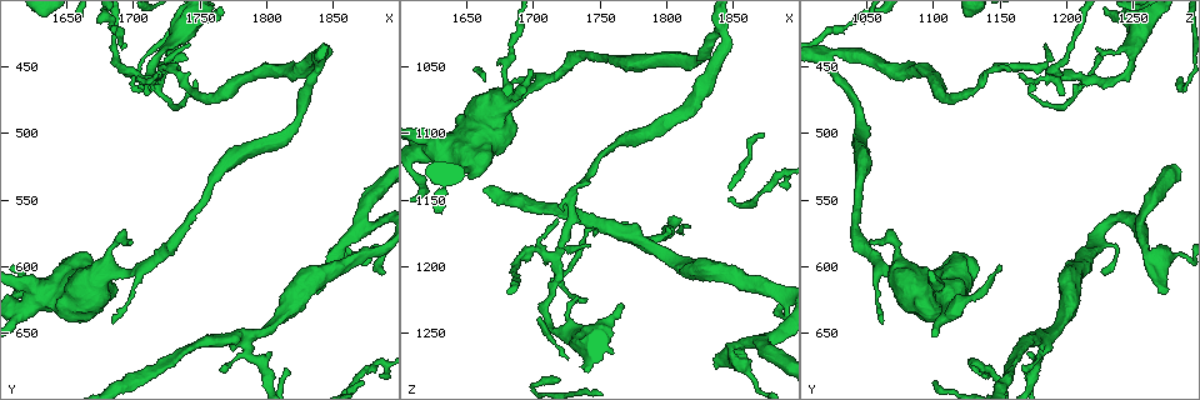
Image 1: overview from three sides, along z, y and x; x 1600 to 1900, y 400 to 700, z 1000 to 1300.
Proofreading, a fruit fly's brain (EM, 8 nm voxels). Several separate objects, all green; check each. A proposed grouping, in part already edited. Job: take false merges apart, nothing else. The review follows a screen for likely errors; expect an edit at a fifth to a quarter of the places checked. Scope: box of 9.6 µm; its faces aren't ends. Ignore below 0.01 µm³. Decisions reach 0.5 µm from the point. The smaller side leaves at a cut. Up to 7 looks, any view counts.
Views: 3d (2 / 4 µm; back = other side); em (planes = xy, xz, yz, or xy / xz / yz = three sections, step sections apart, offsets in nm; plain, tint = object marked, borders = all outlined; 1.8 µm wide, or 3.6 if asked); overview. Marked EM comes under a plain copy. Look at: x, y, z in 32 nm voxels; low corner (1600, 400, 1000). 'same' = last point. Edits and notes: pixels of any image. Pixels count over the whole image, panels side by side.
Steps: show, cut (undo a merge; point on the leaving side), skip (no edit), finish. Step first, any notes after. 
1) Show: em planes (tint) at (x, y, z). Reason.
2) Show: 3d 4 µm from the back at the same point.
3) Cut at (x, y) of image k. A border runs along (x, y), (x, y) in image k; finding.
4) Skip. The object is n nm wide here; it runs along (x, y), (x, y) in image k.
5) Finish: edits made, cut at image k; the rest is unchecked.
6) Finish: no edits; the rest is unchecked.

Show: em xy step 16 (tint) at (1720, 460, 1210). Sharp bend.

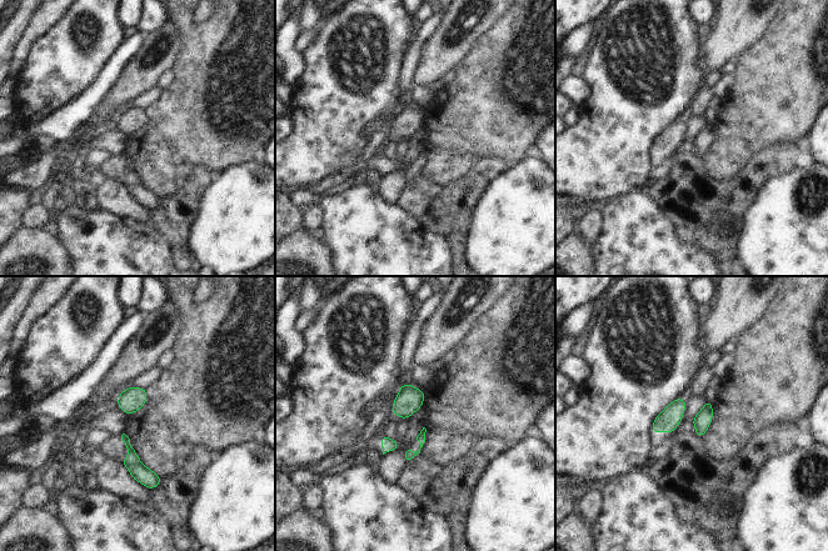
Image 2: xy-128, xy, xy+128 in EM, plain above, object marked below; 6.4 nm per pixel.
Show: em planes (tint) at the same point.

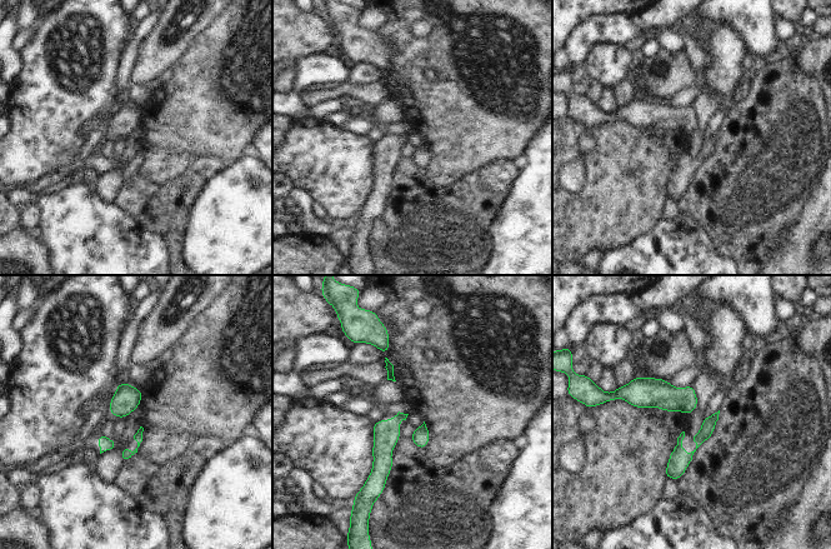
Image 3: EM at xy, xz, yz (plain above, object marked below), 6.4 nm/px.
Skip. It runs along (400, 415), (384, 440), (381, 483) in image 3; one neuron here.

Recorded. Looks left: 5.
Show: 3d 4 µm from the back at (1838, 448, 1024). Branch point.

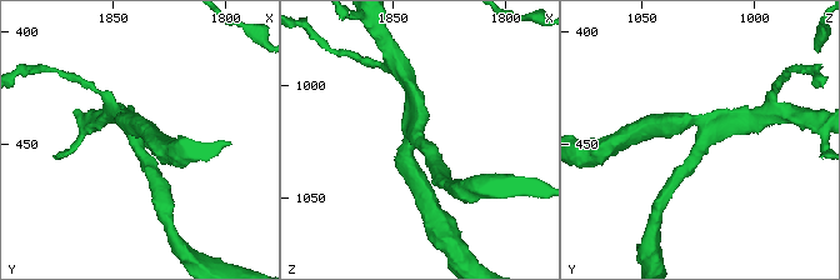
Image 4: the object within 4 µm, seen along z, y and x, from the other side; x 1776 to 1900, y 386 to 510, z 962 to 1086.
Show: em 3.6 µm planes (tint) at (1838, 446, 1022). 3 arms meet here; the arms are 200, 220, 280 nm wide; shape alone is not enough.

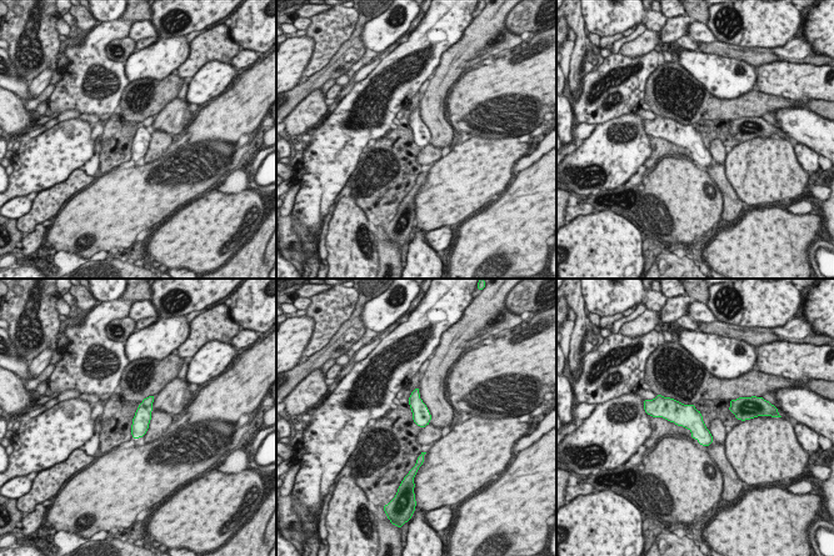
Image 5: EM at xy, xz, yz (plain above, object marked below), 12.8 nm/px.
Cut at (148, 401) of image 5. A border runs along (140, 404), (150, 411) in image 5; a second neuron is stuck on.

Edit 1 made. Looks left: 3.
Show: 3d 2 µm at (1684, 420, 1036). Narrows sharply.

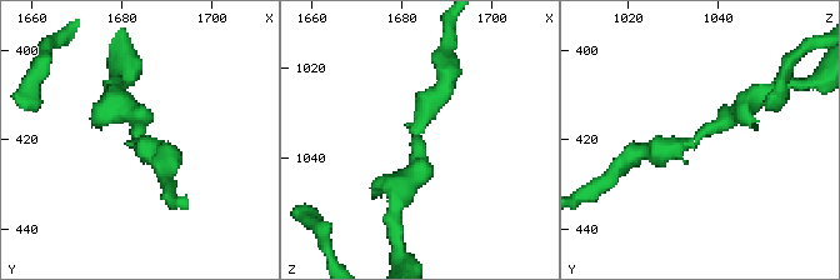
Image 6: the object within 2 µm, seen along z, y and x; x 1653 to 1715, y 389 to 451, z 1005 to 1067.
Show: em xz step 8 (tint) at (1683, 420, 1033).

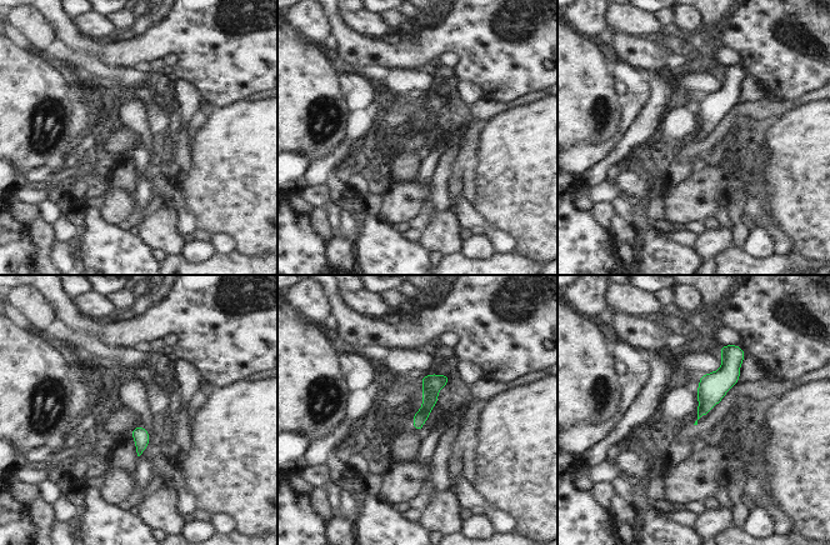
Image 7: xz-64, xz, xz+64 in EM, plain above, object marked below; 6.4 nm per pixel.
Show: em planes (tint) at the same point.

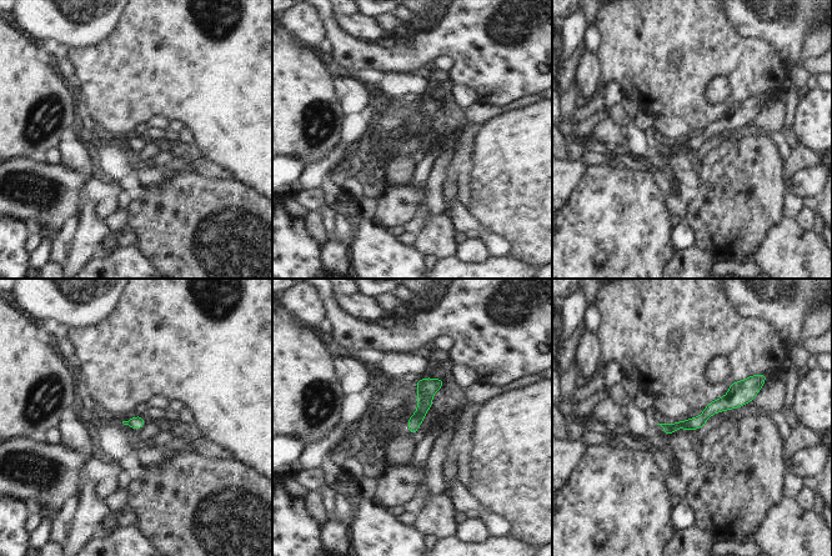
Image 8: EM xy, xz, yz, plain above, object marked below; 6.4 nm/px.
Skip. The object is 80 nm wide here; one neuron here.

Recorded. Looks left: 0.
Finish: edits made, cut at image 5; the rest is unchecked.

